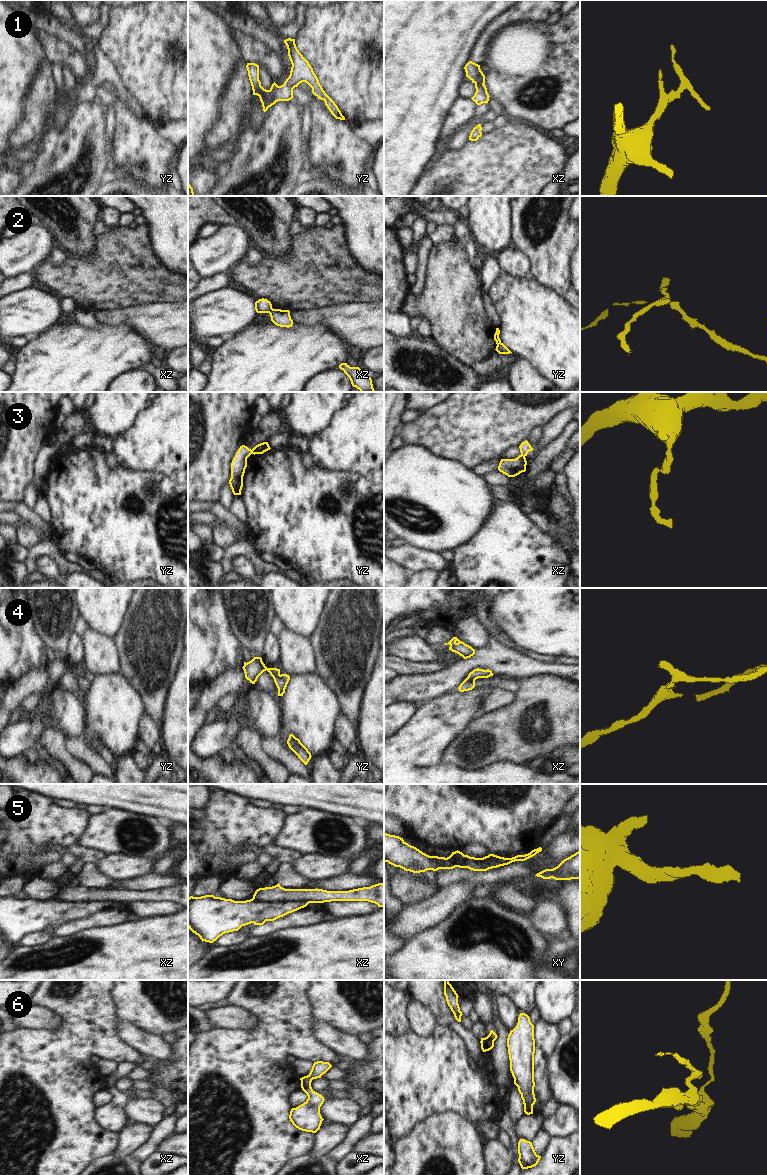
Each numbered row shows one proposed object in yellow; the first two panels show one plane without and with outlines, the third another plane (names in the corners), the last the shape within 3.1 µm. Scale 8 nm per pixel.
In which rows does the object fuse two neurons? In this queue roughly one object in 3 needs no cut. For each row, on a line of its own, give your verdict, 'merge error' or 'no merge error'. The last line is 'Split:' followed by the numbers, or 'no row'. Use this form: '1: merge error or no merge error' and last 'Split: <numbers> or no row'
1: no merge error
2: merge error
3: merge error
4: no merge error
5: merge error
6: merge error
Split: 2, 3, 5, 6

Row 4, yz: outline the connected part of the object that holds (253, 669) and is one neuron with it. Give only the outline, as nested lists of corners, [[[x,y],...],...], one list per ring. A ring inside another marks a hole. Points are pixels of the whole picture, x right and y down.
[[[254,657],[251,661],[247,663],[244,662],[244,666],[242,668],[245,673],[245,678],[252,684],[255,684],[258,677],[267,670],[273,677],[274,682],[278,688],[278,696],[283,696],[285,693],[285,689],[290,680],[290,676],[287,674],[281,674],[280,669],[267,668],[261,657]]]

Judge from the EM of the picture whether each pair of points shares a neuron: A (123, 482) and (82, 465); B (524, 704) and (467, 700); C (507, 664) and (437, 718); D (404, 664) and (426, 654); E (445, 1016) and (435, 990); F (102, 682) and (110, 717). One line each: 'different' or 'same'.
A: same
B: different
C: different
D: different
E: same
F: same

